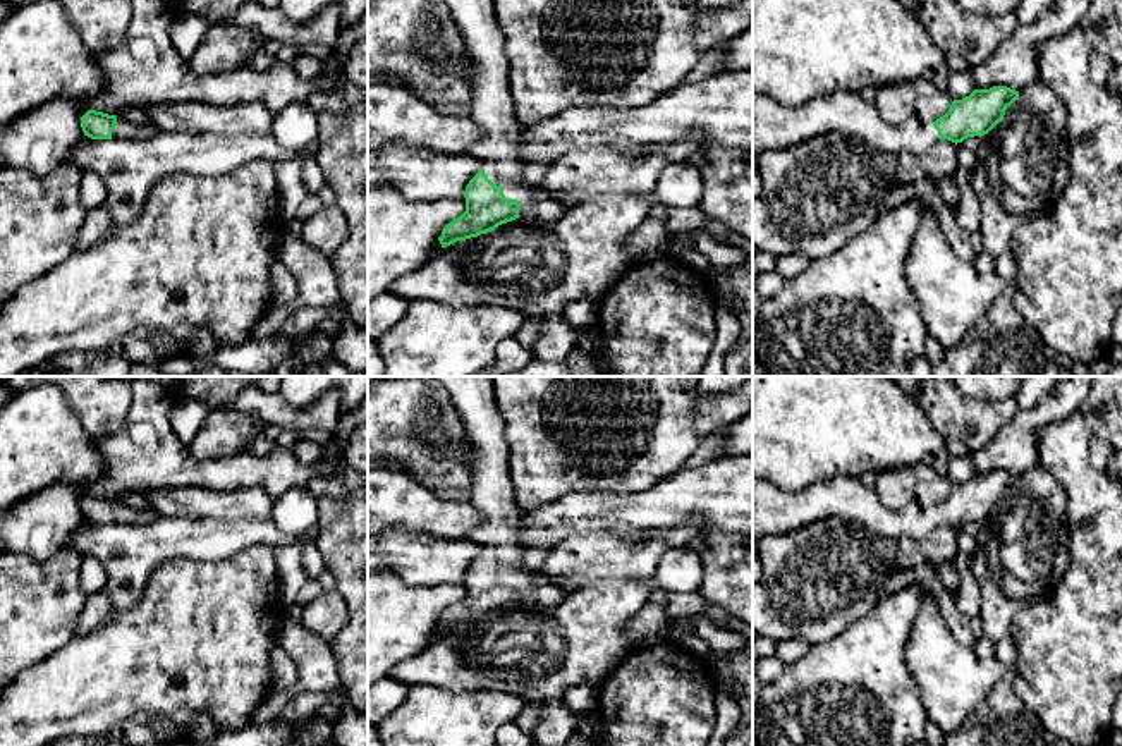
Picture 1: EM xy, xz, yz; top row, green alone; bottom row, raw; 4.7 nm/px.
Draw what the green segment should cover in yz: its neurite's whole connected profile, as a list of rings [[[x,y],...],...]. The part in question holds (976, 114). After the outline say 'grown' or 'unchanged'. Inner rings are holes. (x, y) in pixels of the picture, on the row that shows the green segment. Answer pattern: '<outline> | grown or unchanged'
[[[1007,86],[974,89],[969,96],[954,100],[948,112],[935,122],[923,124],[914,113],[902,125],[892,125],[878,115],[875,103],[857,93],[840,91],[785,105],[753,91],[753,160],[763,151],[808,143],[828,132],[861,138],[897,156],[921,155],[938,139],[957,144],[988,134],[1017,98],[1019,91]]] | grown

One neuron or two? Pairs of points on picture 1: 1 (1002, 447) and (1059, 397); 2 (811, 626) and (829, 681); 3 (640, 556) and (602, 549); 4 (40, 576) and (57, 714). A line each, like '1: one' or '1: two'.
1: one
2: two
3: one
4: two

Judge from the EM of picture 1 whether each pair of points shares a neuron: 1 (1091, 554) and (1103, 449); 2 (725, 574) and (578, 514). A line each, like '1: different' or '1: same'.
1: different
2: different

